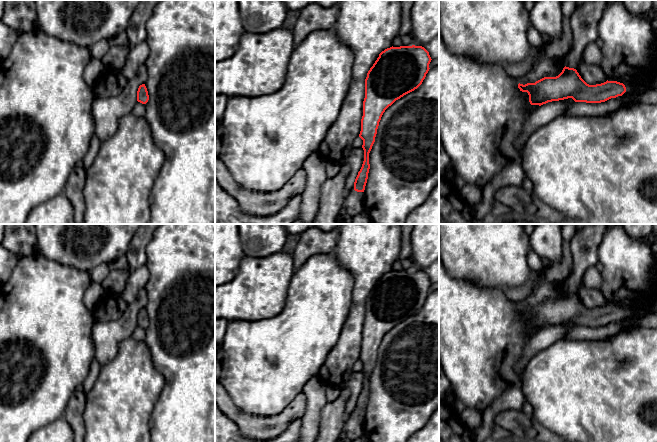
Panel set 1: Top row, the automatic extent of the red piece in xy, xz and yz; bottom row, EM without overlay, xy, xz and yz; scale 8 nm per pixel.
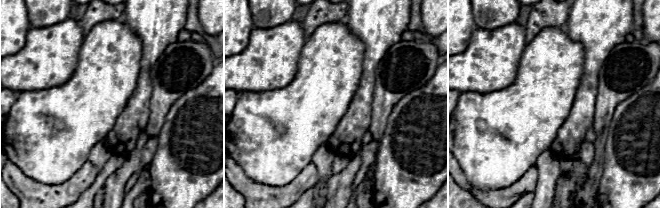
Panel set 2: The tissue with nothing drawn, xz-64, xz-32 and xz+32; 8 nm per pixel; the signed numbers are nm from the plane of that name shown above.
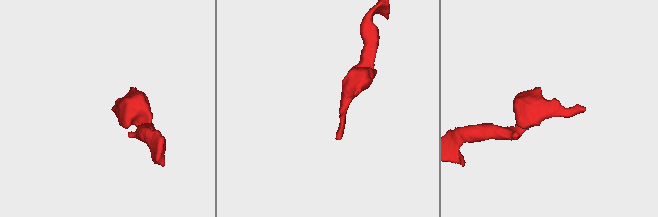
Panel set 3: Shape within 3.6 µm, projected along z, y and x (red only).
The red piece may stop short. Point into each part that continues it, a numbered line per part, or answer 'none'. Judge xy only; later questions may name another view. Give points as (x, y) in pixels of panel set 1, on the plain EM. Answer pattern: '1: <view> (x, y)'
none

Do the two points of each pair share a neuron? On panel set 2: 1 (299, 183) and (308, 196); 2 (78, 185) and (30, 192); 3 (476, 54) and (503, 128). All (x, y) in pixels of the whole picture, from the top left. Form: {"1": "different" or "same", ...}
{"1": "different", "2": "same", "3": "different"}

